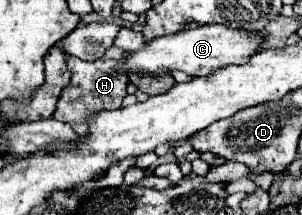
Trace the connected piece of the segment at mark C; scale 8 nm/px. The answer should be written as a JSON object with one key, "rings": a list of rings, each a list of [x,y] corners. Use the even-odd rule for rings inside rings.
{"rings":[[[207,24],[199,28],[189,28],[177,34],[155,38],[153,42],[145,44],[141,50],[129,54],[121,64],[125,72],[139,72],[139,74],[167,74],[173,70],[183,70],[189,76],[205,76],[213,70],[225,68],[229,64],[245,64],[253,54],[261,52],[263,32],[249,32],[249,30],[233,30],[223,24]]]}

